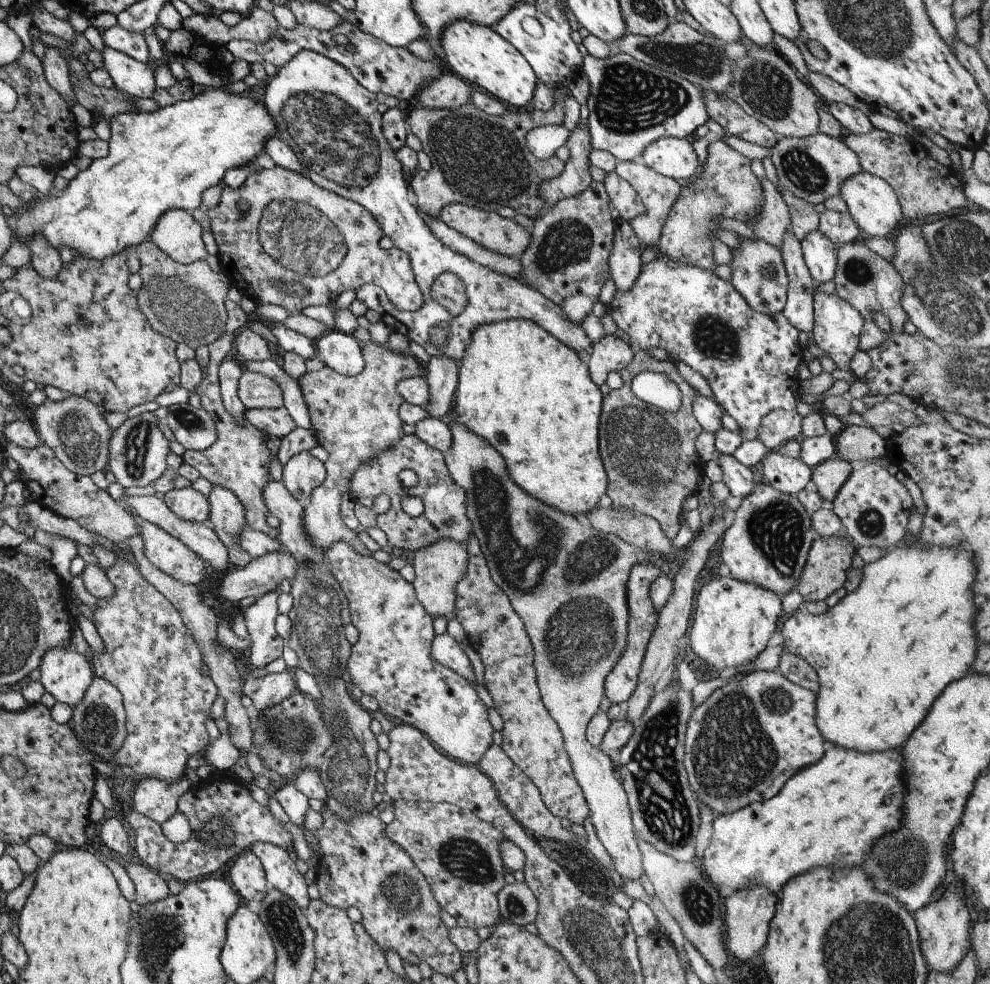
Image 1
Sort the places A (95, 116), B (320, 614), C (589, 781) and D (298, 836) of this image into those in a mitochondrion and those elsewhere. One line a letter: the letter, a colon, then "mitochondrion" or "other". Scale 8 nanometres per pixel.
A: other
B: mitochondrion
C: other
D: other

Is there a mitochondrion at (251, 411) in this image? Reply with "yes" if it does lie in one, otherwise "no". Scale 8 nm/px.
no

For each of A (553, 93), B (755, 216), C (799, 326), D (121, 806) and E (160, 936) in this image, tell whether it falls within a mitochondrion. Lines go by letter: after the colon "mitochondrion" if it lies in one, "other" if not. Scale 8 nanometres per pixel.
A: other
B: other
C: other
D: other
E: mitochondrion

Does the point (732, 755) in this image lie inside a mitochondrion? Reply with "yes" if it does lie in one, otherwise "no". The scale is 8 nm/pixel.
yes

